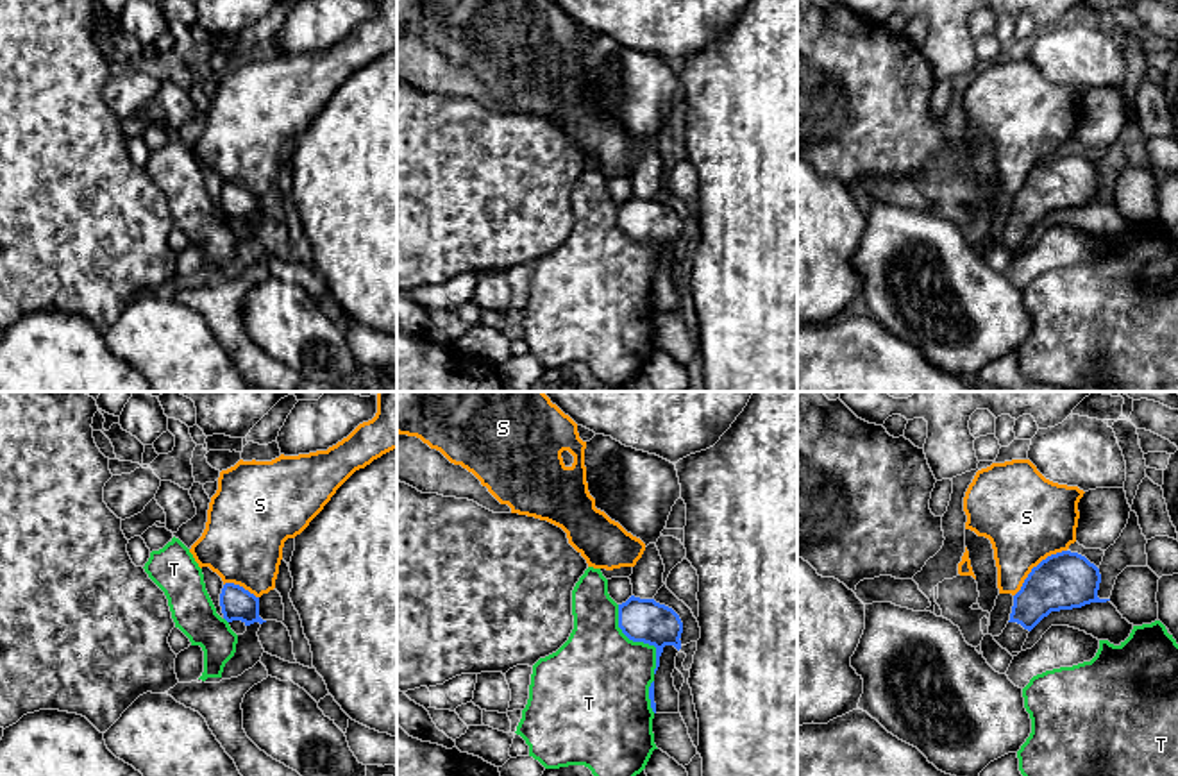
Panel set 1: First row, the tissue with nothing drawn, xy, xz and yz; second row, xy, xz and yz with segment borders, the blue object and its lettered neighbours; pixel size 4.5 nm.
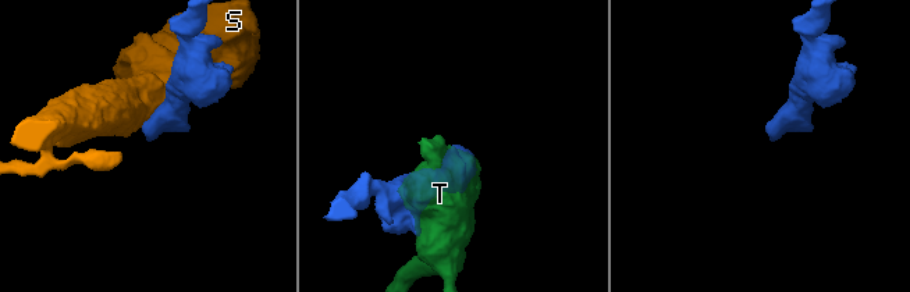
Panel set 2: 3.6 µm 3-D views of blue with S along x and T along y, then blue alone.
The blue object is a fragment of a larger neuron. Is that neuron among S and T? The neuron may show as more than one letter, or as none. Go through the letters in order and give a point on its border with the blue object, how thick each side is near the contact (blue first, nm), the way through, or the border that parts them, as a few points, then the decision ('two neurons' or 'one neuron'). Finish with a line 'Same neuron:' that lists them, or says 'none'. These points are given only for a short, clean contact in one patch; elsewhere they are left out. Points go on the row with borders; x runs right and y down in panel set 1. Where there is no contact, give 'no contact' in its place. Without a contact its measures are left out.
S: contact yz (1037, 565); calibres 260 and 400 nm; border yz (1066, 549), (1043, 558), (1014, 596); two neurons
T: contact xz (639, 641); calibres 190 and 460 nm; two neurons
Same neuron: none

